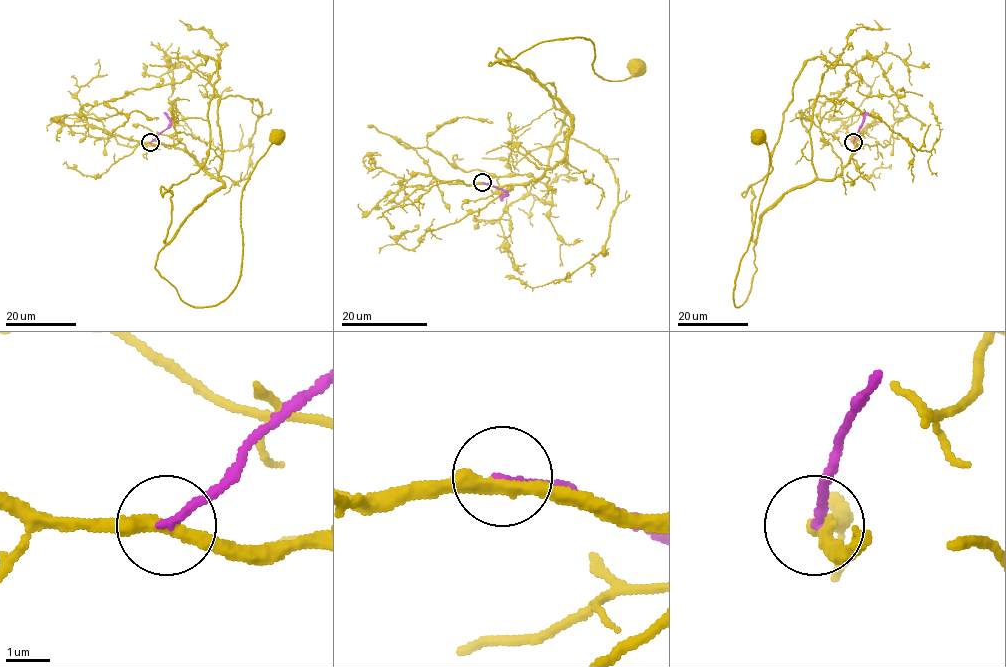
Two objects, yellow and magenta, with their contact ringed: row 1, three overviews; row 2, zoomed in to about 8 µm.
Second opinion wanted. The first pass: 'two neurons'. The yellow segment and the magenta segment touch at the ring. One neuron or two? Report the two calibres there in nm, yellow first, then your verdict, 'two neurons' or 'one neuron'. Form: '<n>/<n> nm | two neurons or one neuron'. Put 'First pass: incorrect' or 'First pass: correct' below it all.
300/190 nm | two neurons
First pass: correct

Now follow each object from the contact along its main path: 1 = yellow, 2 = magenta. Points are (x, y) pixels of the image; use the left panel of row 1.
1: (149, 143), (184, 149), (223, 183), (156, 263), (186, 303), (213, 306), (237, 283), (240, 201), (276, 137)
2: (149, 143), (170, 122), (164, 112)

